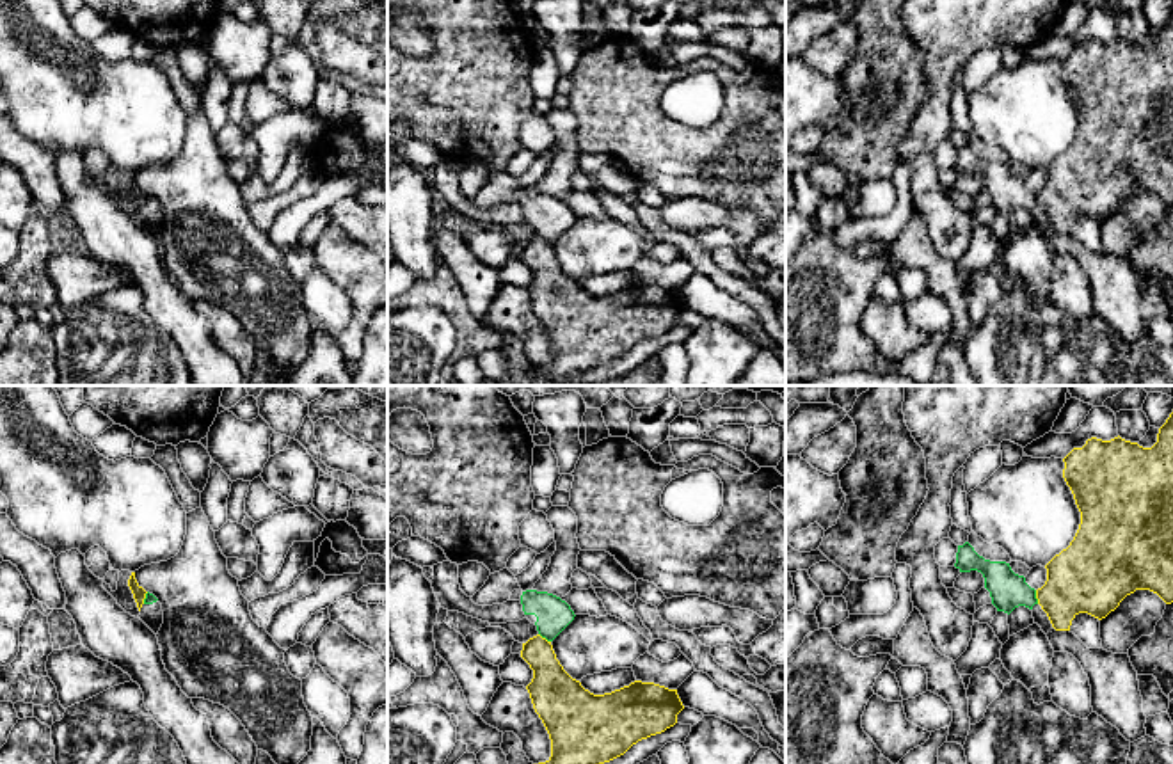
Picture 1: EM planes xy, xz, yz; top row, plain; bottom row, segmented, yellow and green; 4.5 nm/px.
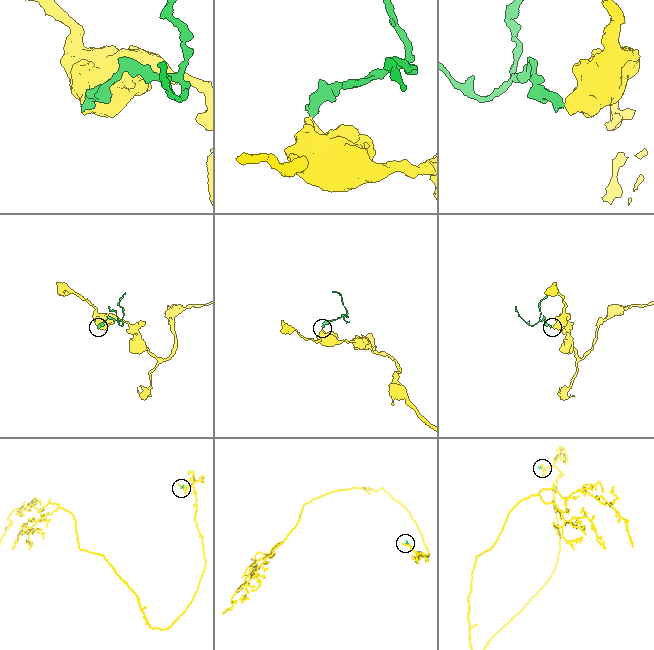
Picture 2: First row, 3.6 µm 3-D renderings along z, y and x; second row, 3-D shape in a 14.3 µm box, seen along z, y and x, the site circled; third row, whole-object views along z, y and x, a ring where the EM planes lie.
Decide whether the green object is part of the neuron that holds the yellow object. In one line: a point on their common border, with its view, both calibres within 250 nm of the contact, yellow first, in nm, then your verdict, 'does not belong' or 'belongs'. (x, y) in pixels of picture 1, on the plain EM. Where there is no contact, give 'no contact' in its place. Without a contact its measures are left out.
yz (1037, 199) | 320/170 nm | does not belong

